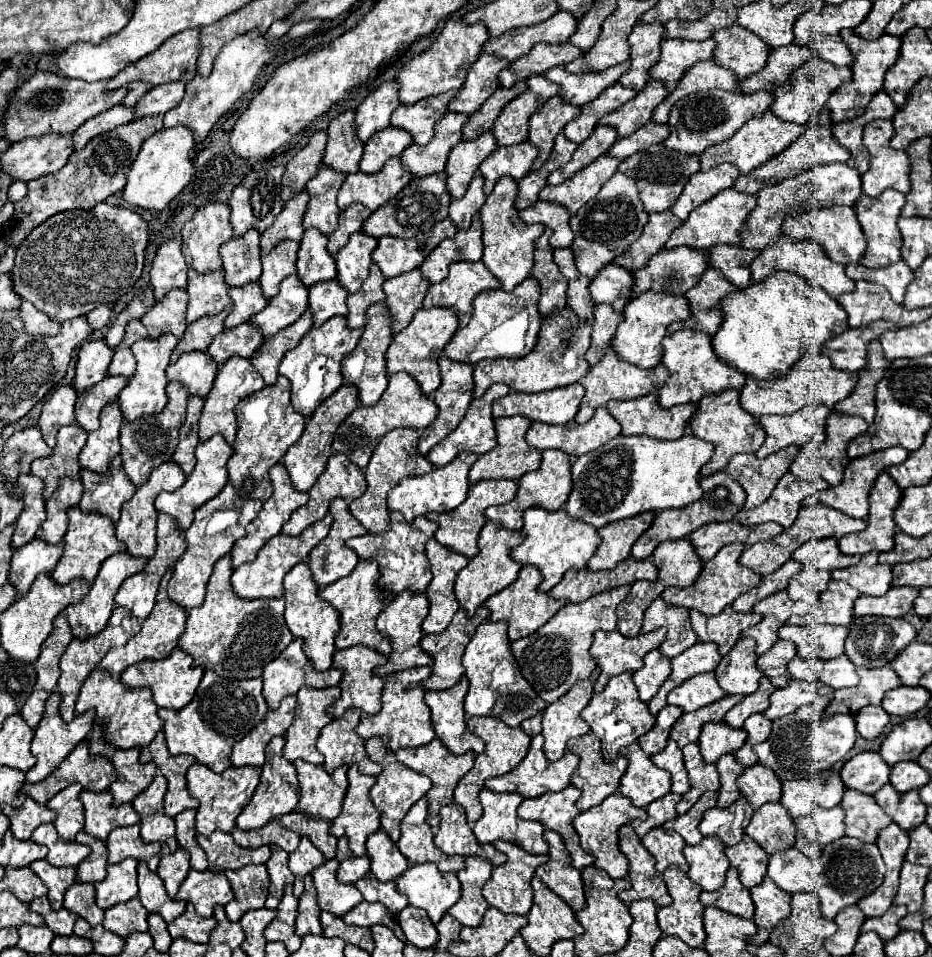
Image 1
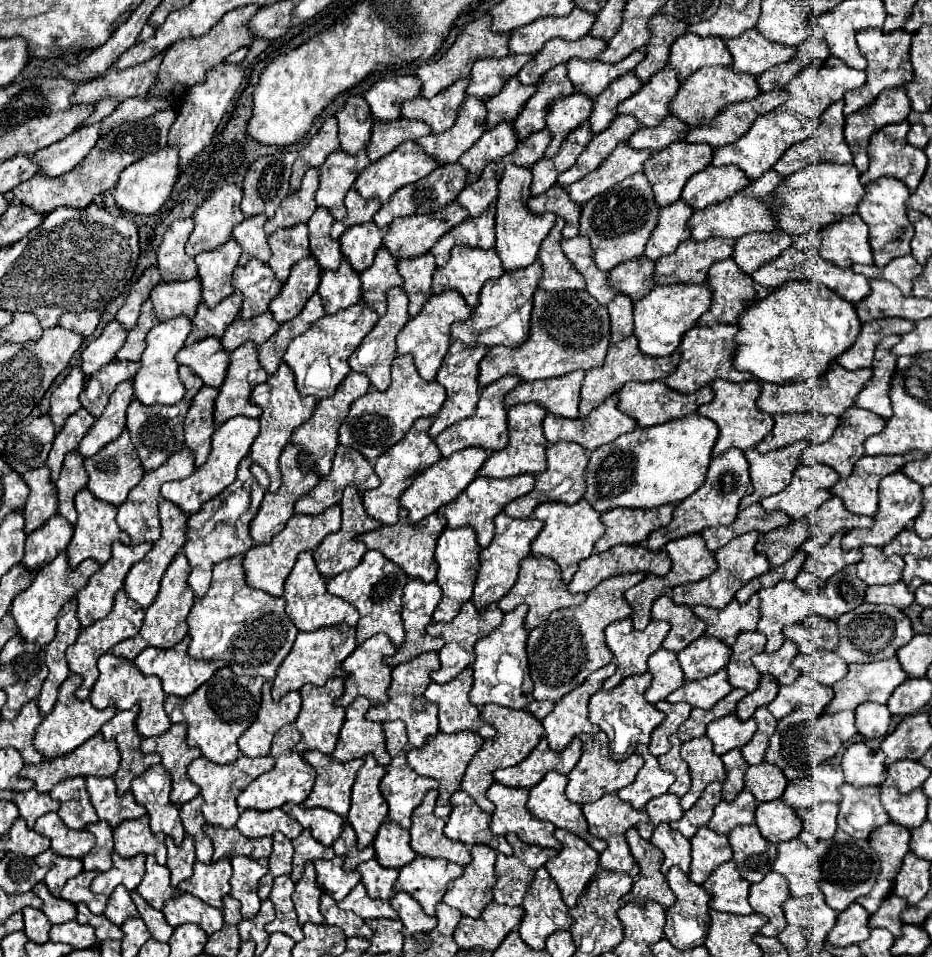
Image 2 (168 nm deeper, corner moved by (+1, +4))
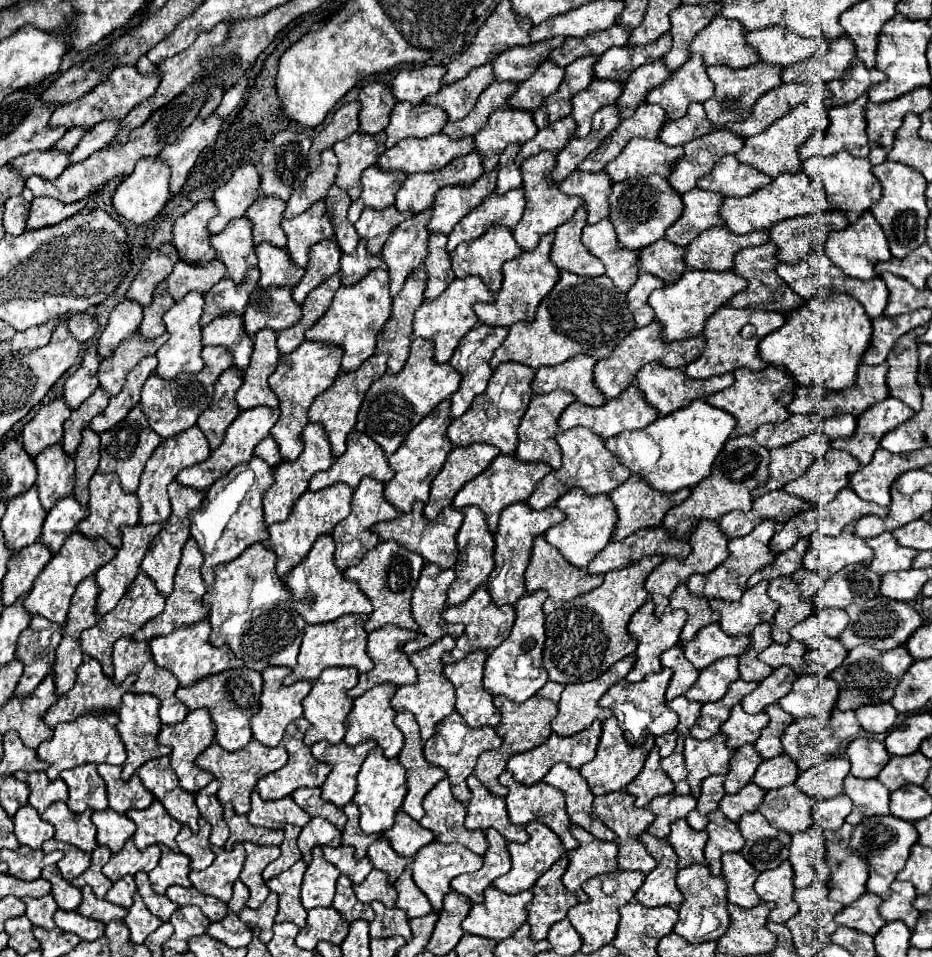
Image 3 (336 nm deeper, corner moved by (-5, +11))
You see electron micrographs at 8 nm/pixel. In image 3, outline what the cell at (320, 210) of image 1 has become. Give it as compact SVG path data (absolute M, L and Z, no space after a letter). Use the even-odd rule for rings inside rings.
M354 133L334 145L334 153L340 159L340 171L336 175L336 185L348 191L352 199L360 197L362 183L360 175L366 167L376 165L378 157L384 153L386 133Z

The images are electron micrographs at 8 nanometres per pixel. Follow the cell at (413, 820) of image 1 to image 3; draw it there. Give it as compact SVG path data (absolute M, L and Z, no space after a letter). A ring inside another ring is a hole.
M448 779L436 783L436 787L424 797L424 809L426 815L420 825L434 831L438 841L462 843L478 855L486 853L488 841L484 831L468 831L464 827L466 805L454 799Z

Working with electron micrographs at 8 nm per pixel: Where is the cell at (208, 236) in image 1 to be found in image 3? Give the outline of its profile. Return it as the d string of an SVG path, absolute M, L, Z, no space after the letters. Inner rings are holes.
M242 165L232 179L214 191L214 201L220 213L208 223L210 235L220 233L232 219L238 219L260 195L260 171L256 165Z

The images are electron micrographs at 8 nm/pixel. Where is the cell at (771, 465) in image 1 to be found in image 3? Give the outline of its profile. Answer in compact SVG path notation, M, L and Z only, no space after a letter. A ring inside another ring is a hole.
M822 433L808 435L796 443L790 443L786 447L778 447L770 451L770 477L764 487L758 487L752 491L752 497L760 497L768 491L782 489L792 479L798 479L806 473L808 465L822 457L830 449L830 439Z

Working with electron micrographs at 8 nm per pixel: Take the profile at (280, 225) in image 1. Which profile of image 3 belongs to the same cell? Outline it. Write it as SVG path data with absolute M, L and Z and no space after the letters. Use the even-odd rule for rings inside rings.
M328 147L322 151L322 165L318 169L314 169L308 179L298 185L286 205L286 213L284 219L294 219L298 215L302 215L306 209L310 209L312 203L320 201L326 197L326 191L330 189L330 185L334 183L338 173L338 159L334 155L334 151Z

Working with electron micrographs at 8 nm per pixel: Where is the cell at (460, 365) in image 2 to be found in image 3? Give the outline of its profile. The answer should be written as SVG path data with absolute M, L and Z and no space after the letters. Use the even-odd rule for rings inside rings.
M478 325L476 329L472 329L466 337L460 339L460 345L456 347L452 359L450 359L450 365L462 373L462 383L460 383L460 389L454 393L452 397L452 417L460 417L464 411L468 411L472 399L476 395L480 395L486 385L488 385L488 379L492 375L492 369L490 369L490 359L494 355L494 351L504 343L508 335L508 327L490 327L490 325Z

